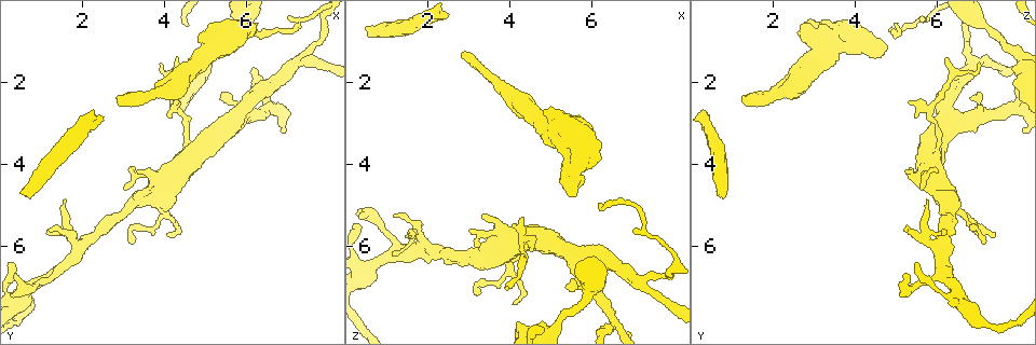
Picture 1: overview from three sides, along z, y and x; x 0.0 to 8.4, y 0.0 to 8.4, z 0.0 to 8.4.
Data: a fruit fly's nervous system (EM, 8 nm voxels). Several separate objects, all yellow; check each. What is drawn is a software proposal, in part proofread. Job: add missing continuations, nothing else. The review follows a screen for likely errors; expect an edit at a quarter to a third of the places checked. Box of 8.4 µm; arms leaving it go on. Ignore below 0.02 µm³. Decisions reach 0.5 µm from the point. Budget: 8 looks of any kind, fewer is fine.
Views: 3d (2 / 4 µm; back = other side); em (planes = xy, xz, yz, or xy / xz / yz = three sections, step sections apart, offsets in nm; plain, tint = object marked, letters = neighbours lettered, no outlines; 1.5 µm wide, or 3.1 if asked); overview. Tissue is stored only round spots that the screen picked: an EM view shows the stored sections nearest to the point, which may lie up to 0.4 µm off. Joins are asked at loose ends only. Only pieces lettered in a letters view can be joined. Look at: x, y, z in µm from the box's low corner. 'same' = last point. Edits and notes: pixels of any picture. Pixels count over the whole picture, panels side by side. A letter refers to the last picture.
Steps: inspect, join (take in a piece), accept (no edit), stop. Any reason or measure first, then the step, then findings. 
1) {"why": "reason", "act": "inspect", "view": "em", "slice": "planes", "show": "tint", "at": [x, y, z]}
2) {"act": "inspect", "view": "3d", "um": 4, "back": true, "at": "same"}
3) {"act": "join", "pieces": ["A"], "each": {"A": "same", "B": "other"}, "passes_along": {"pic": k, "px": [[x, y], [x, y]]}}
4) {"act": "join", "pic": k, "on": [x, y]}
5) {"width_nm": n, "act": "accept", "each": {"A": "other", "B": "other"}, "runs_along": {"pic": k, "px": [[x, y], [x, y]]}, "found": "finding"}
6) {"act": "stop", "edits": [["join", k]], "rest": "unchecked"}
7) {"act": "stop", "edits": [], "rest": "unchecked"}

{"why": "branch stops here", "act": "inspect", "view": "3d", "um": 2, "back": true, "at": [2.90, 2.35, 1.30]}

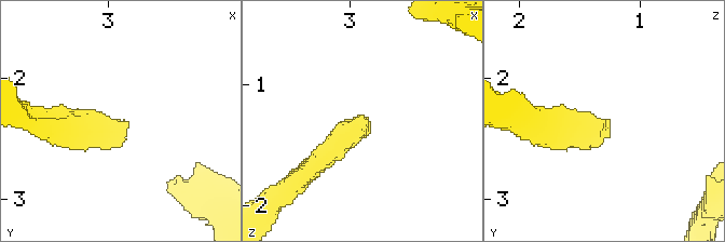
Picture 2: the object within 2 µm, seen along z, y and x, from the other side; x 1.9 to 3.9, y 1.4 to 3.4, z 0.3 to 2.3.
{"why": "shape alone is not enough", "act": "inspect", "view": "em", "slice": "planes", "show": "plain", "at": [2.90, 2.34, 1.26]}

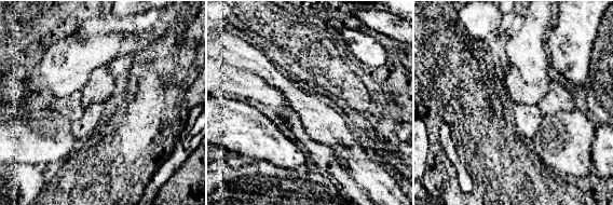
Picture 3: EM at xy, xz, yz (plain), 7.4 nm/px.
{"why": "what lies round it", "act": "inspect", "view": "em", "slice": "planes", "show": "letters", "at": "same"}

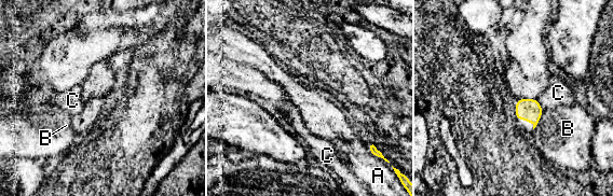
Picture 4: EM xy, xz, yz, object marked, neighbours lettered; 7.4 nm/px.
{"width_nm": 170, "act": "accept", "each": {"A": "other", "B": "other", "C": "other"}, "border": {"pic": 4, "px": [[535, 99], [543, 109]]}, "found": "no lettered piece goes on from it"}

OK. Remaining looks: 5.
{"why": "end of a long branch", "act": "inspect", "view": "em", "slice": "xz", "step": 8, "show": "plain", "at": [6.15, 0.65, 5.00]}

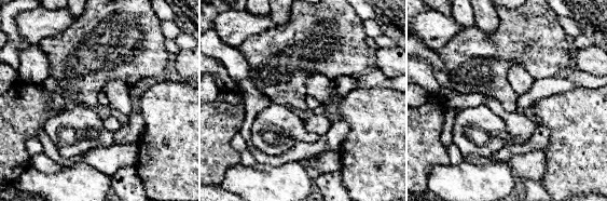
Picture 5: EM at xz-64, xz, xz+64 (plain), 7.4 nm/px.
{"act": "inspect", "view": "em", "slice": "xz", "step": 8, "show": "letters", "at": "same"}

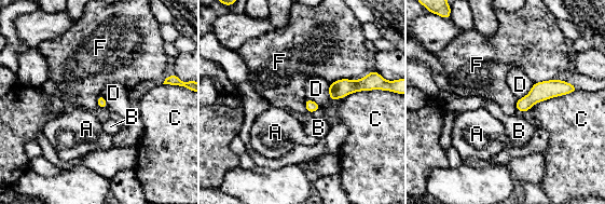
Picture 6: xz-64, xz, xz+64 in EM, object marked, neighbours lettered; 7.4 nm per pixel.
{"longest_contact_nm": ["C", 400], "act": "accept", "each": {"A": "other", "B": "other", "C": "other", "D": "other", "F": "other"}, "border": {"pic": 6, "px": [[371, 70], [356, 80]]}, "found": "no lettered piece goes on from it"}

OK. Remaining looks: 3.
{"act": "inspect", "view": "3d", "um": 2, "at": [3.90, 1.60, 7.05]}

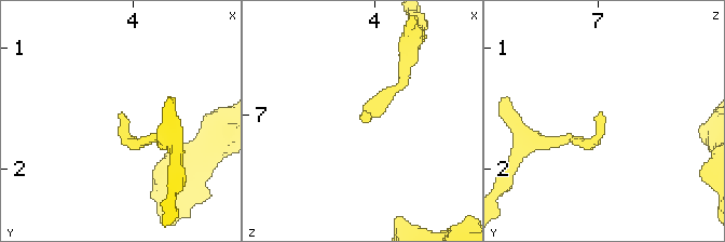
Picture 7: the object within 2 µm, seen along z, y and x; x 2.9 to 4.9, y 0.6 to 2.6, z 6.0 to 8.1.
{"why": "need the tissue", "act": "inspect", "view": "em", "slice": "planes", "show": "letters", "at": [3.88, 1.56, 7.02]}

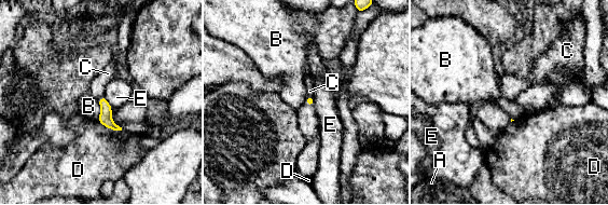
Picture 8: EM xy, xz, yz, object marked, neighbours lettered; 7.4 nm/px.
{"act": "accept", "each": {"A": "other", "B": "other", "C": "other", "D": "other", "E": "other"}, "border": {"pic": 8, "px": [[98, 99], [99, 117], [96, 120]]}, "found": "no lettered piece goes on from it"}

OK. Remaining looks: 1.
{"act": "stop", "edits": [], "rest": "unchecked"}

